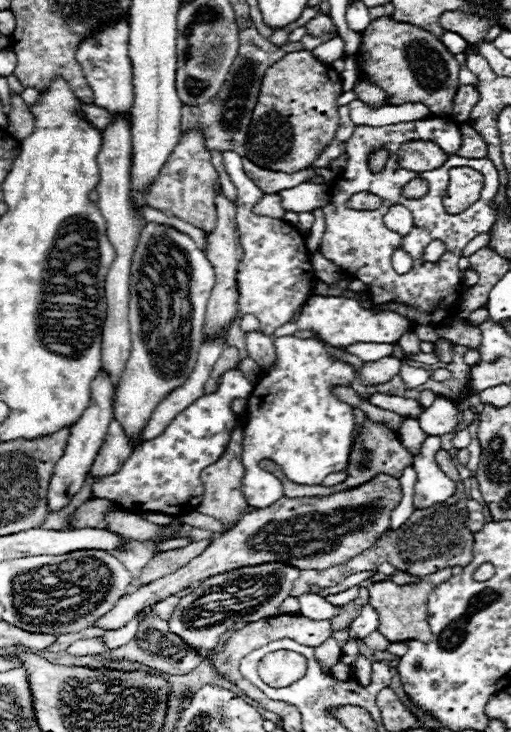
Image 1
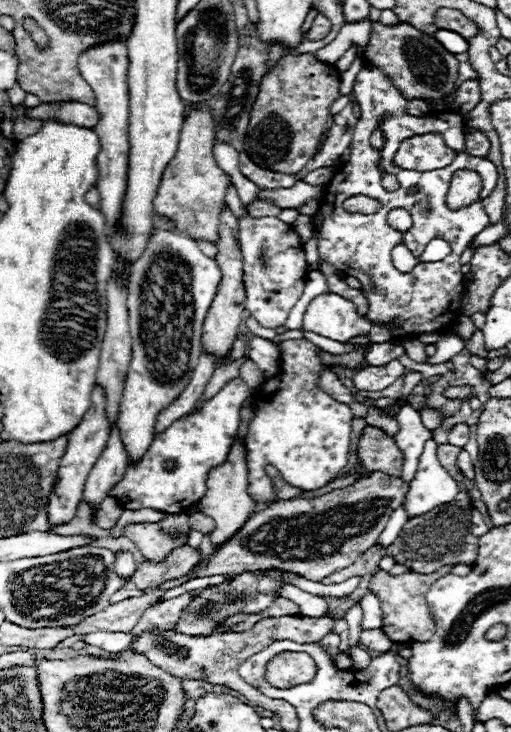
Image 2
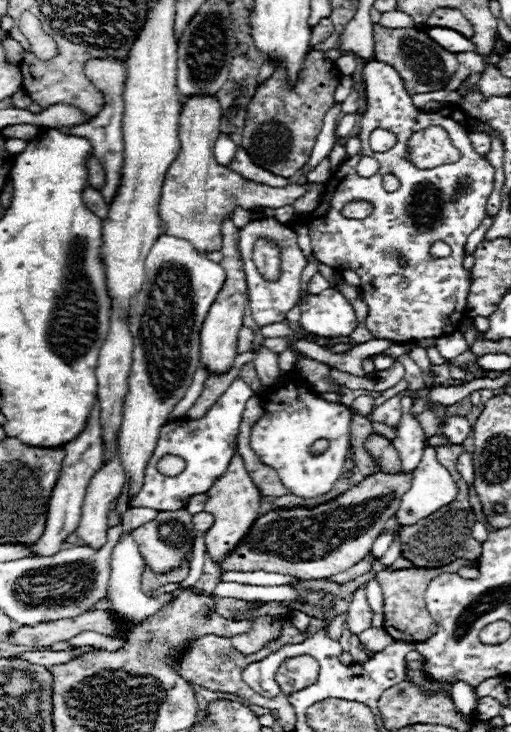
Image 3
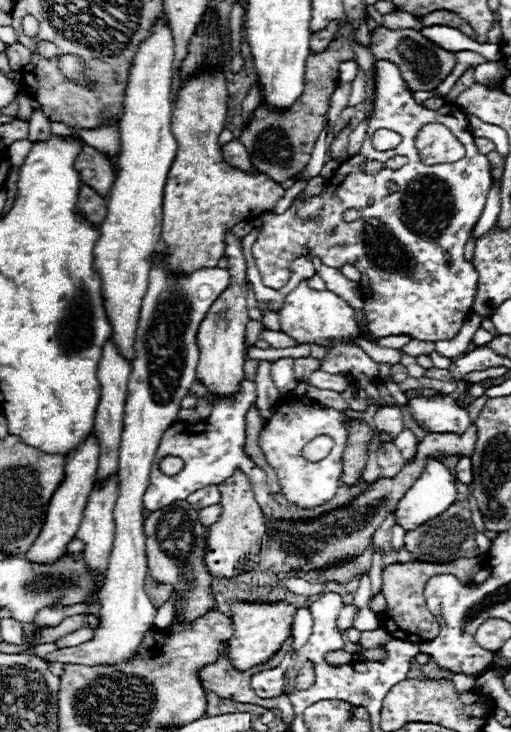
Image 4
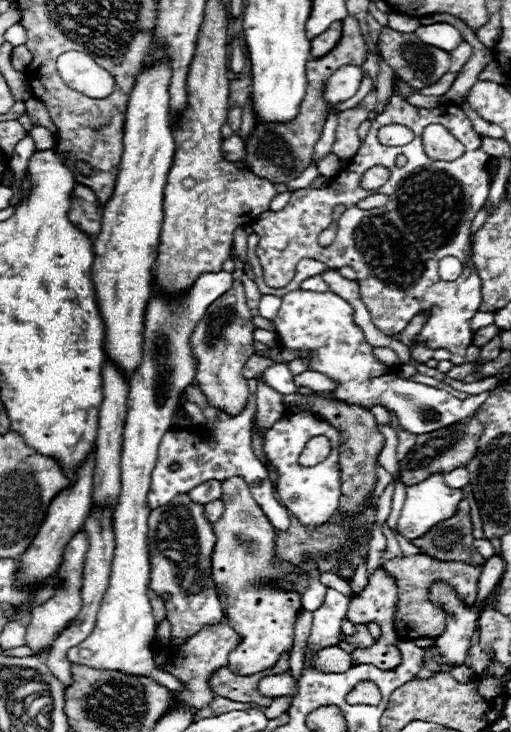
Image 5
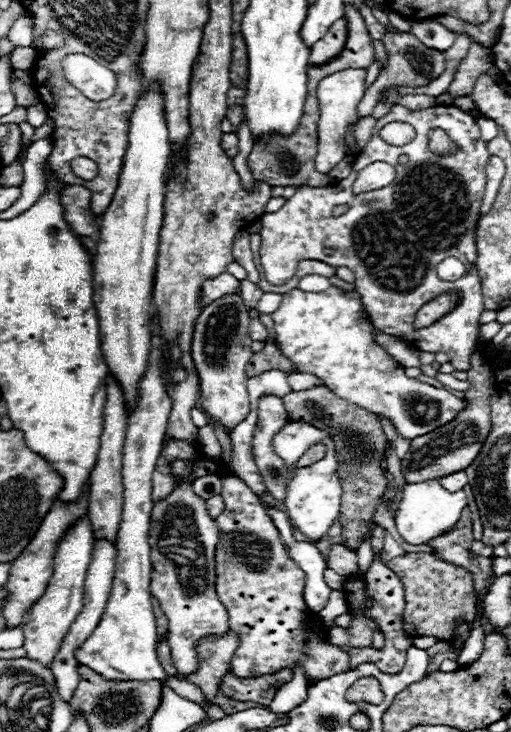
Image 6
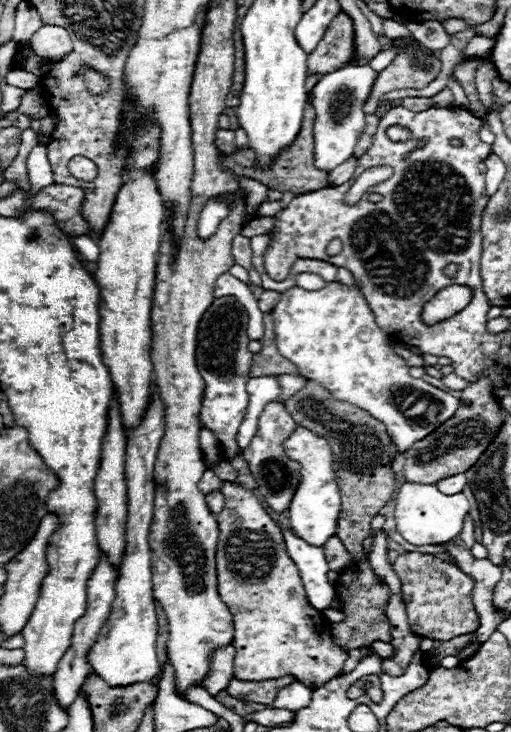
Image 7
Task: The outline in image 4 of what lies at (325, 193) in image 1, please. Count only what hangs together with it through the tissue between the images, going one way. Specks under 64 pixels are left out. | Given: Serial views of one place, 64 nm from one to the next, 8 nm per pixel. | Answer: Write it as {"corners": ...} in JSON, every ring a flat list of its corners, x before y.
{"corners":[[208,68,190,80,184,82,180,90,178,102,174,104,172,116,172,132,178,142,178,152,174,164,168,172,166,188,164,188,164,202,162,202,162,240,164,240,164,266,172,274,190,274,202,266,218,266,218,260,224,256,224,240,226,232,234,228,240,218,254,218,266,210,272,210,274,204,286,194,286,190,266,176,246,174,222,160,222,150,218,144,220,132,224,130,226,122,226,78,218,74,214,68]]}

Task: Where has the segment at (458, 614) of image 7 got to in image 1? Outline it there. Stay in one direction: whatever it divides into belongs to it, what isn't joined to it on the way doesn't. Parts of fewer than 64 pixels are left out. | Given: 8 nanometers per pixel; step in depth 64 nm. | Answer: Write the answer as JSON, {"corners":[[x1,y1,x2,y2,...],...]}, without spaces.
{"corners":[[444,568,434,574,422,576,416,584,400,586,392,580,366,582,366,588,370,590,370,604,376,608,378,616,380,616,378,632,384,634,390,642,406,642,406,640,428,642,432,638,432,632,430,632,430,624,428,624,428,614,426,614,426,596,428,596,430,588,438,586,448,576,452,576,452,572,450,572,450,568]]}

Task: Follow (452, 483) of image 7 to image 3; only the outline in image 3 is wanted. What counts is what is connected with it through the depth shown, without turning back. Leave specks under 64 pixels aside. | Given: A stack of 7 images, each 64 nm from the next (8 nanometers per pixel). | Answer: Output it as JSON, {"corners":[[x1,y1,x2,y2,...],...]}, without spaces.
{"corners":[[464,452,458,458,458,472,460,472,460,476,462,476,462,480,466,484,472,484,474,482,474,464,472,464,472,456,468,452]]}

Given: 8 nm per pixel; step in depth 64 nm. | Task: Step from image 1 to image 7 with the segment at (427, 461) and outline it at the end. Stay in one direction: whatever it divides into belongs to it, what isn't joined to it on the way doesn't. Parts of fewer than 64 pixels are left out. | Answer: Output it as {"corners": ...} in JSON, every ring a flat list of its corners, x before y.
{"corners":[[404,484,400,486,396,498,398,532,410,544,418,546,444,544,460,534,468,510,470,504,462,492,454,496,446,496,438,492,434,484]]}

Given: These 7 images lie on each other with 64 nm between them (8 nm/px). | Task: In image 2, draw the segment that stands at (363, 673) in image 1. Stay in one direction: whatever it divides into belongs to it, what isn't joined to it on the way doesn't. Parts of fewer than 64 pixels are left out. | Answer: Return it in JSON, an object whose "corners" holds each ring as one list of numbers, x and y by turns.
{"corners":[[358,646,352,648,350,656,352,656,352,662,354,662,354,668,366,668,366,666,370,664,370,656,368,656,368,652,362,650,362,648,358,648]]}

